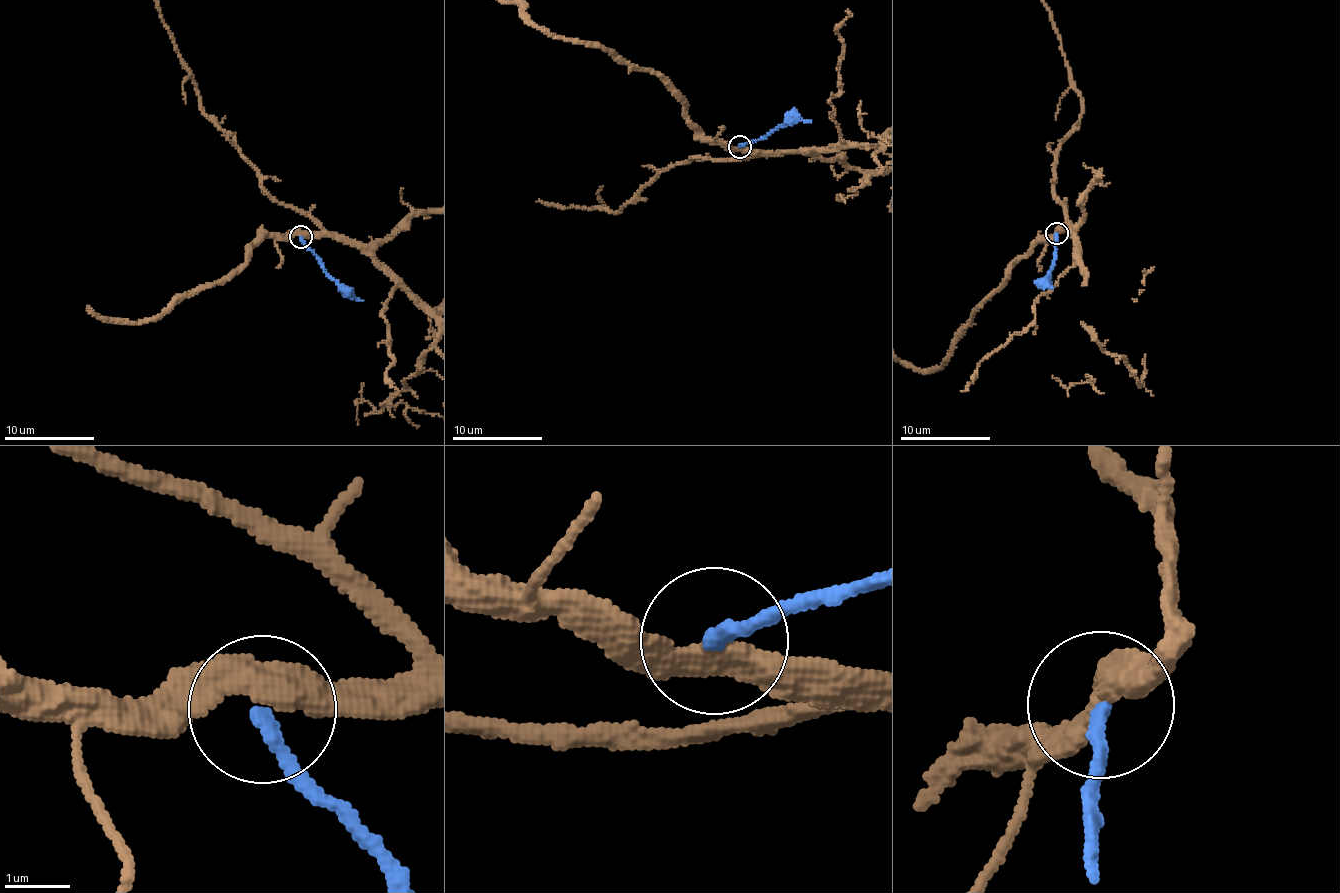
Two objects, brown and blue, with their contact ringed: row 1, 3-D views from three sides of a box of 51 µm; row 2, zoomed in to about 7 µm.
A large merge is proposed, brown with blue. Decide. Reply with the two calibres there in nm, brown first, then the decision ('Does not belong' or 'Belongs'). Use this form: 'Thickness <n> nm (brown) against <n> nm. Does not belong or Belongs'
Thickness 400 nm (brown) against 220 nm. Does not belong

